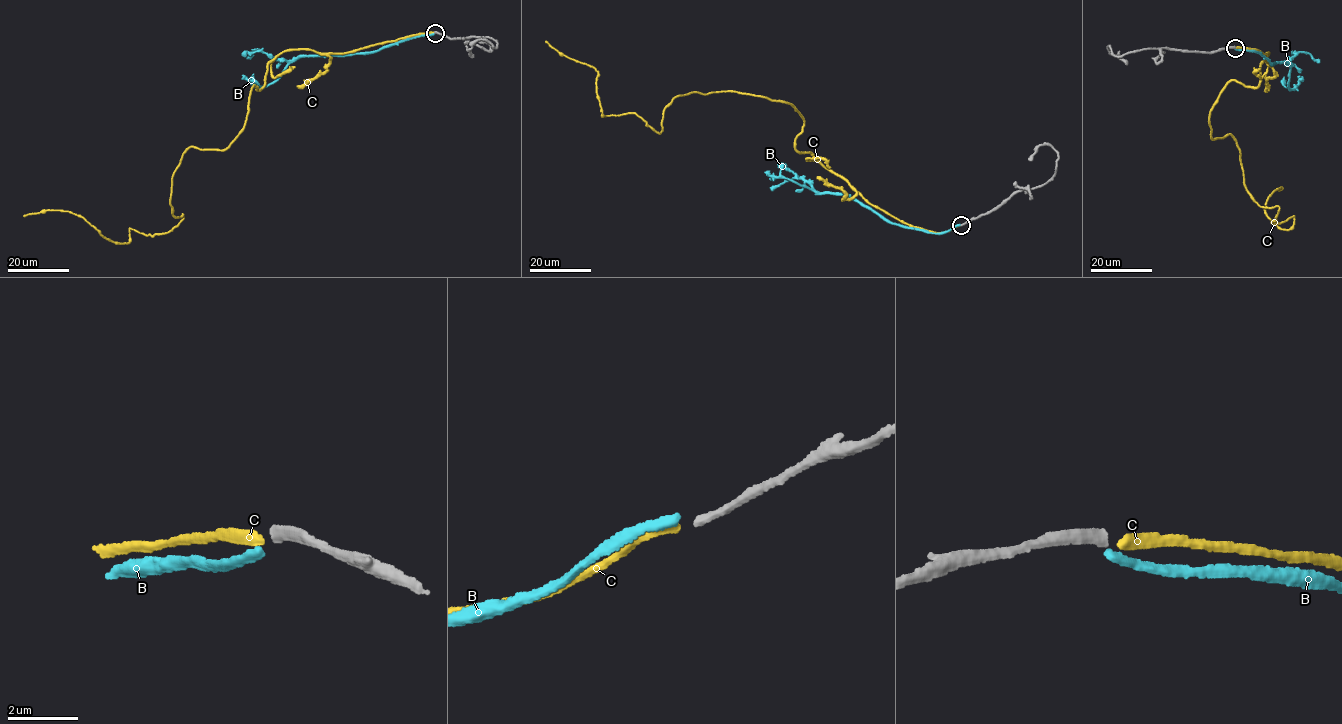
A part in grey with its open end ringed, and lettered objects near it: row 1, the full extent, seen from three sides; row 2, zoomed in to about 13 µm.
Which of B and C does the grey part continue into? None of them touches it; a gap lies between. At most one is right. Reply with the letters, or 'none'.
C

